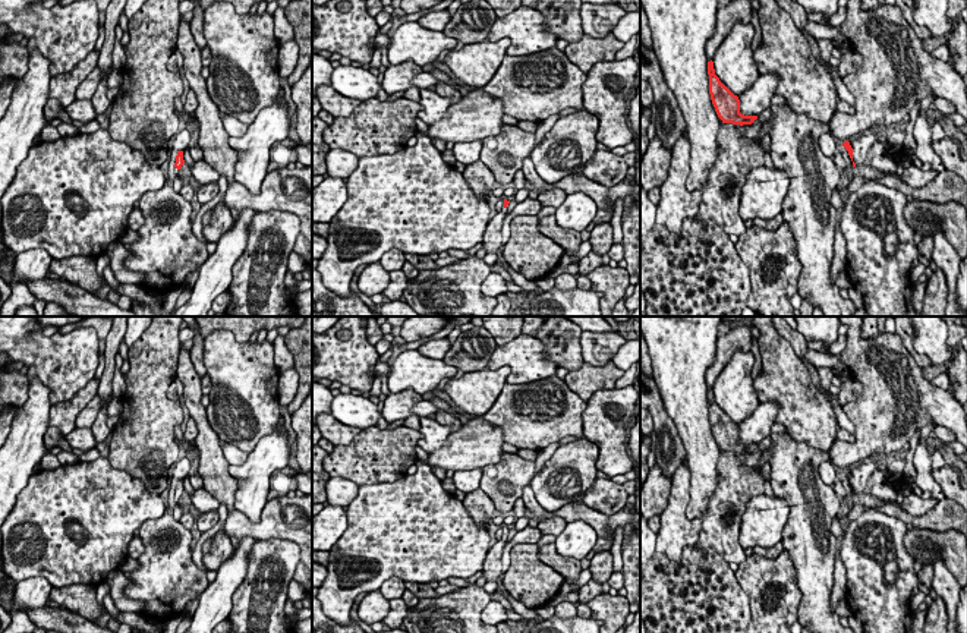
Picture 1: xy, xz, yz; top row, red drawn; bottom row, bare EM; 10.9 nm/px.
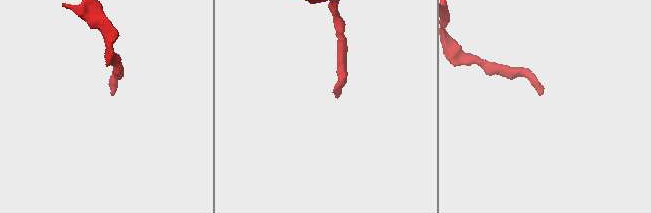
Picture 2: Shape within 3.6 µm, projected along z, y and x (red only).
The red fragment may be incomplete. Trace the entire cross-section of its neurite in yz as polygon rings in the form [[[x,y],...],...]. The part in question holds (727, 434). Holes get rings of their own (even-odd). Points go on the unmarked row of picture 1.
[[[708,390],[709,422],[718,445],[722,451],[752,453],[757,444],[740,441],[740,428],[715,403],[714,390]]]

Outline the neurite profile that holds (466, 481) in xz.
[[[482,469],[454,472],[453,481],[459,491],[469,494],[481,486]]]

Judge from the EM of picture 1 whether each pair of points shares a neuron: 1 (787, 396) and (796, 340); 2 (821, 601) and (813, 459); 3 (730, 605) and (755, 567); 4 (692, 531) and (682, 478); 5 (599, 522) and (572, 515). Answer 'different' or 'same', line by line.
1: different
2: same
3: different
4: same
5: same

